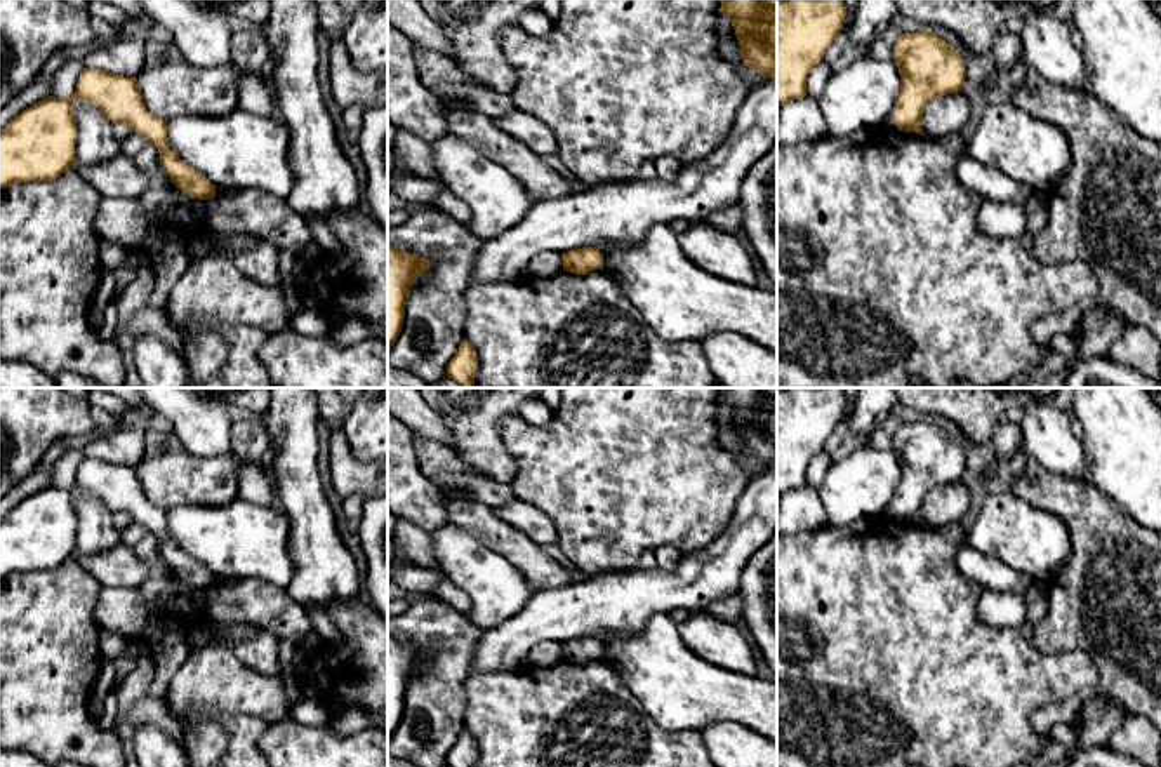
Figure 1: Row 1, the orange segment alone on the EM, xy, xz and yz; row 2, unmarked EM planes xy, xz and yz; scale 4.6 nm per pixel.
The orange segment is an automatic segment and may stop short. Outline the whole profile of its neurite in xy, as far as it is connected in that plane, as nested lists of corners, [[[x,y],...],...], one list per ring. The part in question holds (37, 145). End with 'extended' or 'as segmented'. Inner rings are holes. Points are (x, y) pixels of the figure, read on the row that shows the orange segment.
[[[85,68],[70,99],[49,96],[16,115],[0,130],[0,190],[30,181],[52,181],[75,163],[76,120],[73,103],[97,106],[113,123],[125,123],[160,153],[160,165],[182,193],[198,200],[216,197],[203,174],[167,144],[167,122],[151,115],[137,78]]]; as segmented

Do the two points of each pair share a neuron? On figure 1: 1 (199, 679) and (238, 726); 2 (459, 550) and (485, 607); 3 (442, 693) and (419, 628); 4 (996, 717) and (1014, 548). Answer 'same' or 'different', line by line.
1: different
2: same
3: same
4: different

